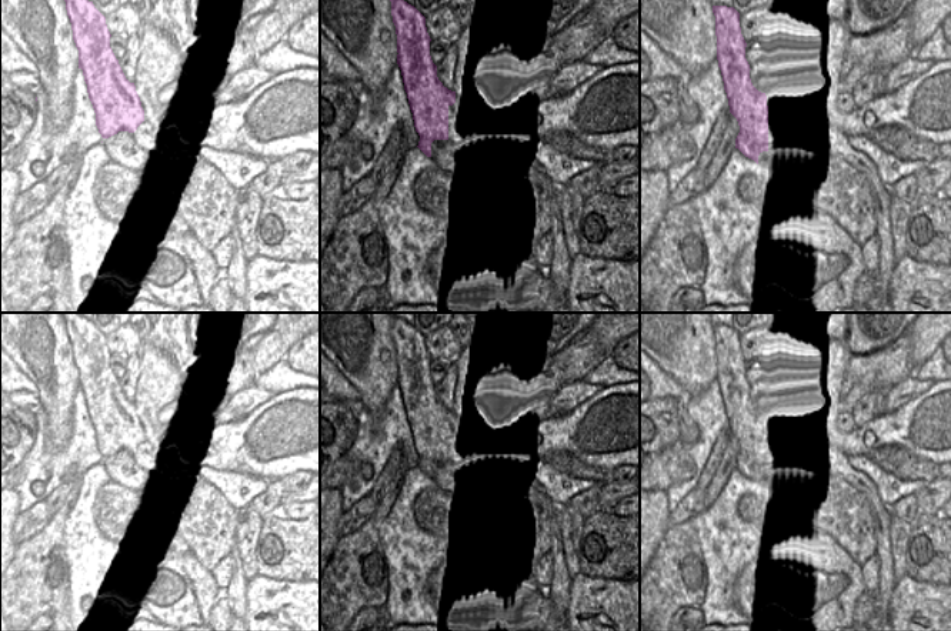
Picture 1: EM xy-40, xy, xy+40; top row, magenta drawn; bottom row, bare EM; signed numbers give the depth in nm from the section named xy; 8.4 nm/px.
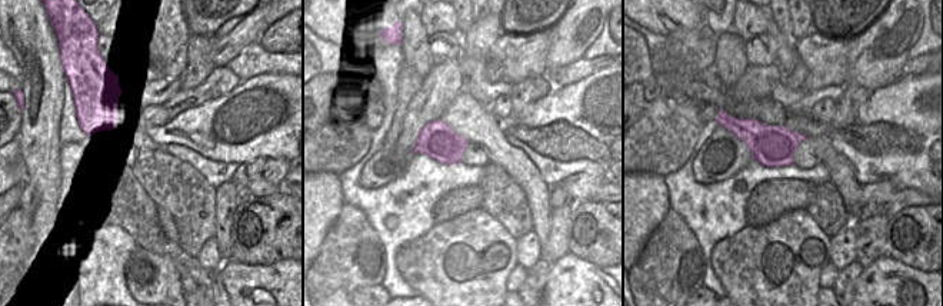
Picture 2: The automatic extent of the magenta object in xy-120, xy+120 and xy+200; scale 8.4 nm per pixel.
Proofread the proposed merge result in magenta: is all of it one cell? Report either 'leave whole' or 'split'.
split

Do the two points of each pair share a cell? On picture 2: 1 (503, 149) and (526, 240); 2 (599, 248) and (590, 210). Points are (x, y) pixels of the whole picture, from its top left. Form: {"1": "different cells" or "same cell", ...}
{"1": "different cells", "2": "same cell"}

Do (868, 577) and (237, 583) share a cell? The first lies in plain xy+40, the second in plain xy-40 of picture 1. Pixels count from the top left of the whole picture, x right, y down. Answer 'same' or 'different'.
different

